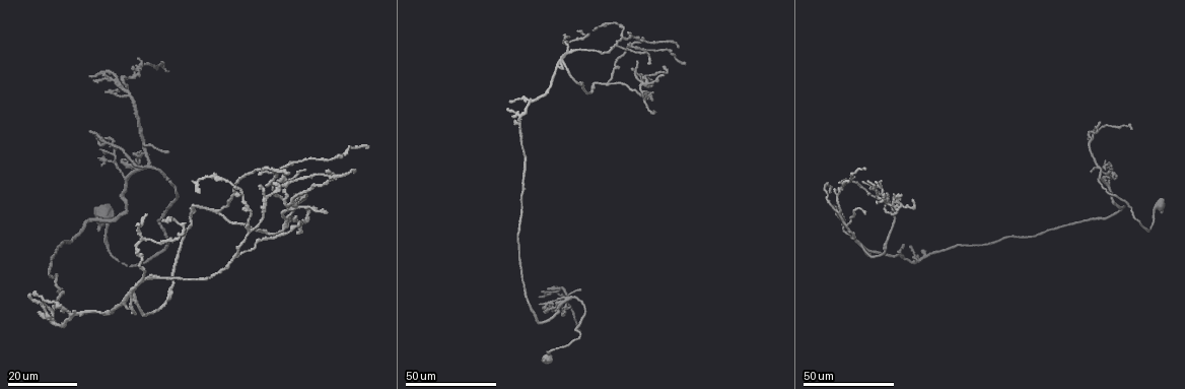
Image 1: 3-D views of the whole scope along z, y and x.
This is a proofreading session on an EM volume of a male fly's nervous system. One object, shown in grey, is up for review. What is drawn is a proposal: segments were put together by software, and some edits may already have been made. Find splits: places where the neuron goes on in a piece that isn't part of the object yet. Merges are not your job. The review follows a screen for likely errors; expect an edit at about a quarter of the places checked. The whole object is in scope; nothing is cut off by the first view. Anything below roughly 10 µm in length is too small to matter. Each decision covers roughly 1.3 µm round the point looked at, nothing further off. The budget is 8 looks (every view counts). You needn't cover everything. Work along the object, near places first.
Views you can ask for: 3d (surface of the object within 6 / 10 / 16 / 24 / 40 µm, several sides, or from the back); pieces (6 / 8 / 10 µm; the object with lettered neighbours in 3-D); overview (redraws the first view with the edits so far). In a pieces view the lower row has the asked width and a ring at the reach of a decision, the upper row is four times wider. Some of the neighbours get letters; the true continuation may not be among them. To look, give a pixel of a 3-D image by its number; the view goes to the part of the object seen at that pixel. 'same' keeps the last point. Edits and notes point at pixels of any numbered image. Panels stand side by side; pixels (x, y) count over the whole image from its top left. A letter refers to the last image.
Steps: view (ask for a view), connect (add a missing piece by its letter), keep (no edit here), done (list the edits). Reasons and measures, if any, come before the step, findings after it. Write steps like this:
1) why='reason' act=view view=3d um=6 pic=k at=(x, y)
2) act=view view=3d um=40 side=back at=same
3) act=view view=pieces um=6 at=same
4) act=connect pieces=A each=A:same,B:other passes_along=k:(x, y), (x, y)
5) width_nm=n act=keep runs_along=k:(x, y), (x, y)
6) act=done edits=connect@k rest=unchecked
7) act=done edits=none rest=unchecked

why='an open end' act=view view=3d um=24 pic=1 at=(538, 303)

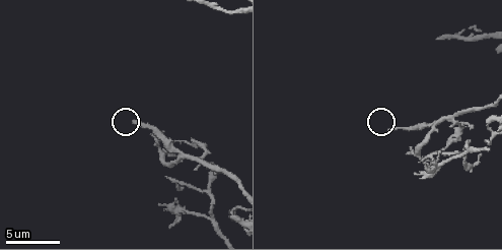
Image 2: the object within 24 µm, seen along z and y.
act=view view=pieces um=10 pic=2 at=(389, 131)

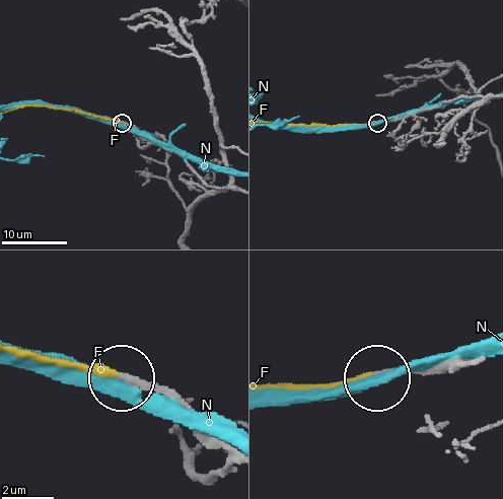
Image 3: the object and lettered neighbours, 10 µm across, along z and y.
act=connect pieces=F each=F:same,N:other found='the neuron continues'

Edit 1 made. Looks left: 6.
act=view view=overview

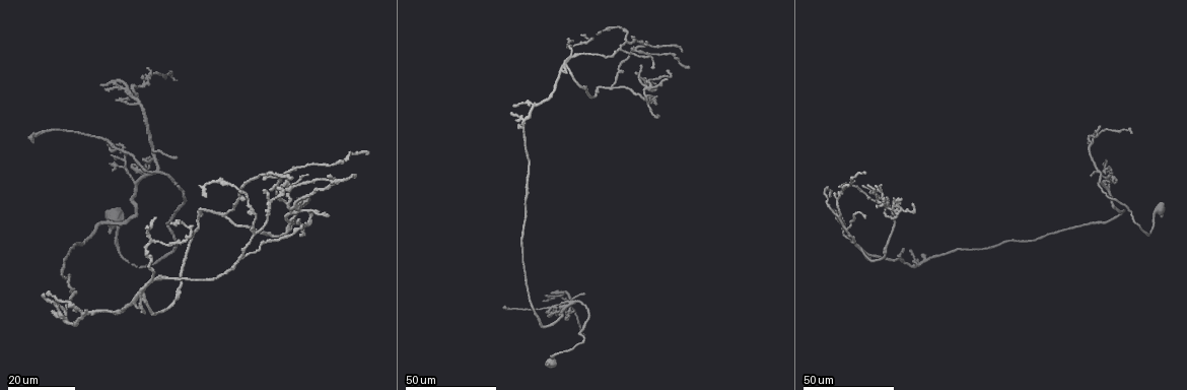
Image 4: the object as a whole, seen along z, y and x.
why='branch stops here' act=view view=3d um=40 pic=4 at=(101, 85)

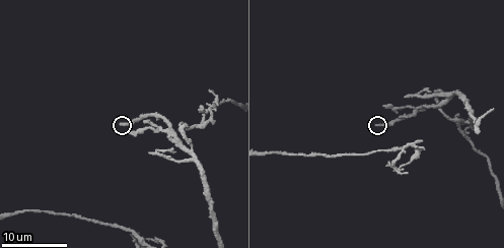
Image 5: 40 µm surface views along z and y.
why='see the neighbours' act=view view=pieces um=6 pic=5 at=(122, 126)

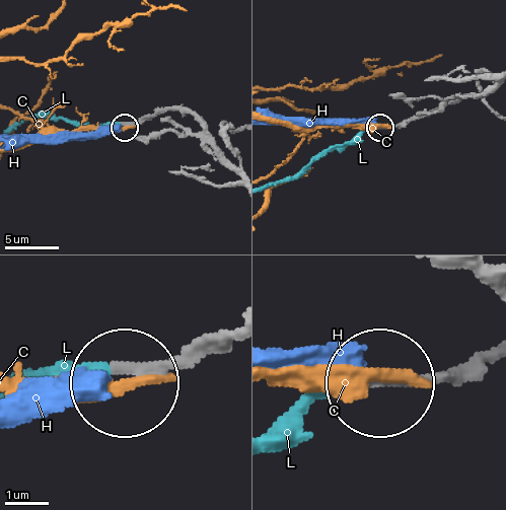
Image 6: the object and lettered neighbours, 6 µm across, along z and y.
act=connect pieces=L each=C:other,H:other,L:same passes_along=6:(405, 120), (362, 129), (294, 175), (270, 184) found='it goes on there'

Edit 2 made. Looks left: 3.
act=view view=3d um=6 pic=2 at=(438, 37)

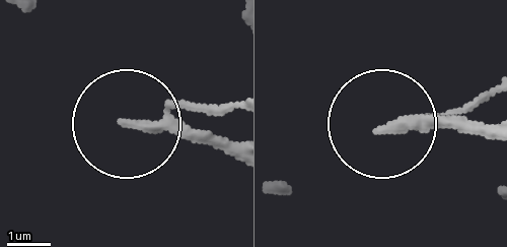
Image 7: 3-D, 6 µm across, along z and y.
act=view view=pieces um=10 pic=7 at=(128, 124)

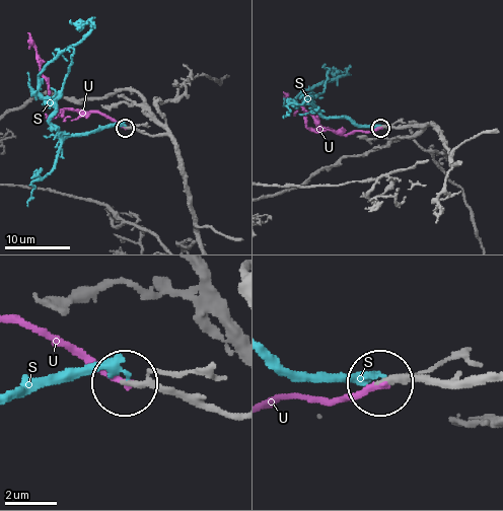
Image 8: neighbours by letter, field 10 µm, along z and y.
act=connect pieces=U each=S:other,U:same passes_along=8:(451, 379), (394, 379), (329, 399), (270, 404) found='it goes on there'

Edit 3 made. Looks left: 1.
act=done edits=connect@3,connect@6,connect@8 rest=unchecked

